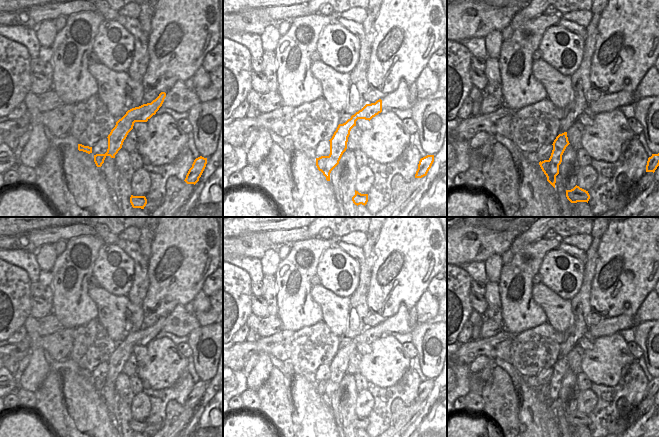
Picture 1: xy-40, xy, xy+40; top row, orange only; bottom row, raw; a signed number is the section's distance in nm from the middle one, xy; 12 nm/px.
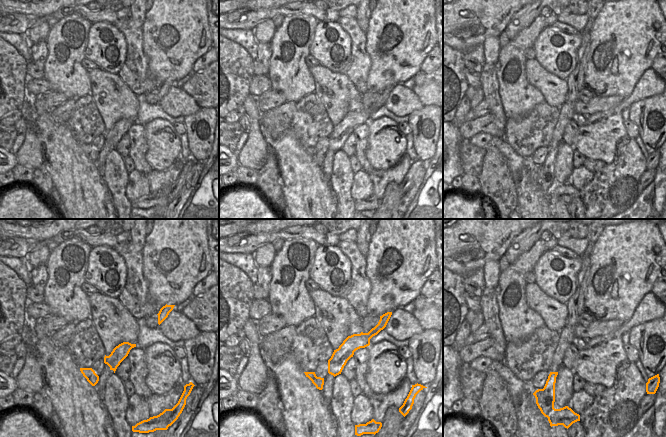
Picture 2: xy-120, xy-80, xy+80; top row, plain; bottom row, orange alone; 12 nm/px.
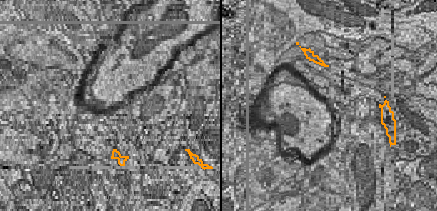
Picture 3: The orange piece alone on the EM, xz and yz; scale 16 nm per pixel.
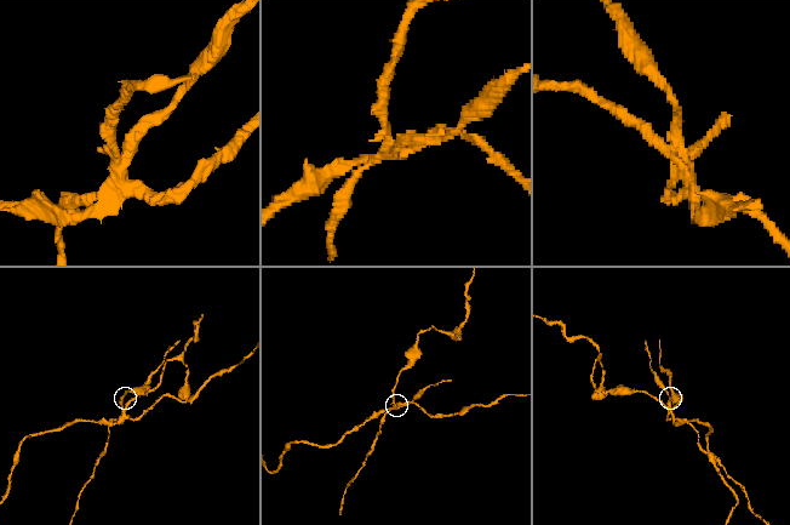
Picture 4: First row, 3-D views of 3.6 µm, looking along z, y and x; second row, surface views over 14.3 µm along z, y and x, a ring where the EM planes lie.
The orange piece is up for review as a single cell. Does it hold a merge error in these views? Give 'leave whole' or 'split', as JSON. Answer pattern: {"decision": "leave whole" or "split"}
{"decision": "split"}

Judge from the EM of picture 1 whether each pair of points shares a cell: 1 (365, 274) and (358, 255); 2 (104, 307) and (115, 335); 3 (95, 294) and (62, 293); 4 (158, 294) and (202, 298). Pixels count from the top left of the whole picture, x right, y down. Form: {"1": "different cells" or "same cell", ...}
{"1": "same cell", "2": "same cell", "3": "different cells", "4": "different cells"}

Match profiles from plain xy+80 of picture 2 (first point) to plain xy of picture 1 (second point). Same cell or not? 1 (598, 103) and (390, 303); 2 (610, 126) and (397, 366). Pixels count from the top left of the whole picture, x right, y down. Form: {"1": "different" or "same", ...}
{"1": "different", "2": "same"}

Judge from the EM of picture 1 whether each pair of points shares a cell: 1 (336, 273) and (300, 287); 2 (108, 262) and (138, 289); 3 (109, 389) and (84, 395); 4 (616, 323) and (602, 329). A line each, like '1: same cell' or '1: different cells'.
1: different cells
2: different cells
3: different cells
4: same cell

